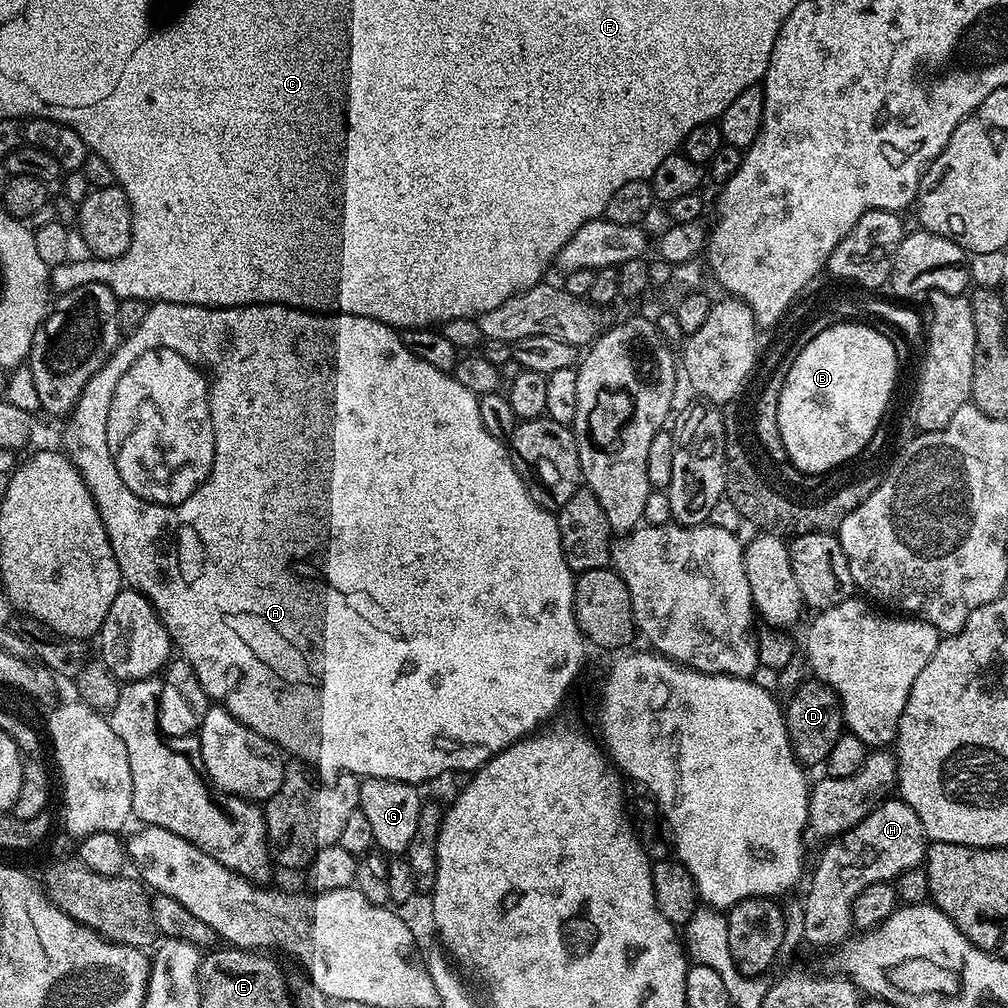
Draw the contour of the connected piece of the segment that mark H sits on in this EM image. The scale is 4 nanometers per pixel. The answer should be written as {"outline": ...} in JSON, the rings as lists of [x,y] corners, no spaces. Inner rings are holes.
{"outline":[[[899,798],[887,800],[877,803],[876,807],[847,833],[843,842],[829,843],[832,845],[821,854],[820,861],[812,872],[812,885],[808,888],[808,897],[804,896],[802,900],[805,908],[805,941],[809,945],[812,943],[839,946],[845,943],[854,932],[852,907],[858,896],[862,894],[862,890],[866,890],[866,886],[895,881],[896,877],[906,870],[921,867],[925,863],[926,837],[918,814],[910,810],[905,800]]]}

